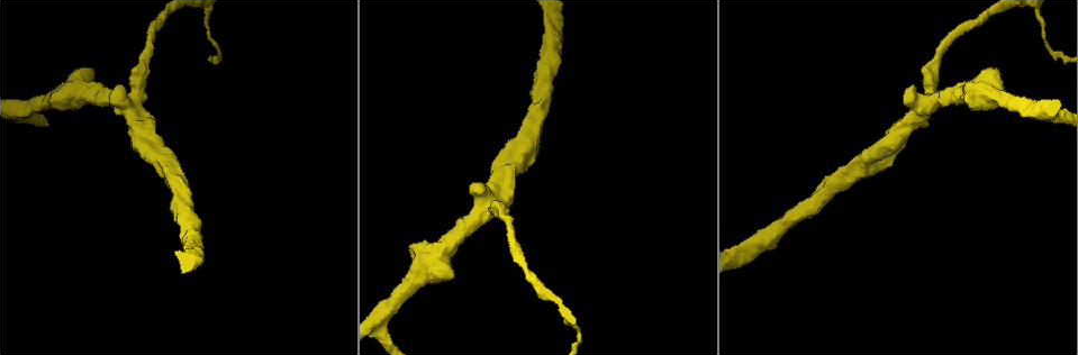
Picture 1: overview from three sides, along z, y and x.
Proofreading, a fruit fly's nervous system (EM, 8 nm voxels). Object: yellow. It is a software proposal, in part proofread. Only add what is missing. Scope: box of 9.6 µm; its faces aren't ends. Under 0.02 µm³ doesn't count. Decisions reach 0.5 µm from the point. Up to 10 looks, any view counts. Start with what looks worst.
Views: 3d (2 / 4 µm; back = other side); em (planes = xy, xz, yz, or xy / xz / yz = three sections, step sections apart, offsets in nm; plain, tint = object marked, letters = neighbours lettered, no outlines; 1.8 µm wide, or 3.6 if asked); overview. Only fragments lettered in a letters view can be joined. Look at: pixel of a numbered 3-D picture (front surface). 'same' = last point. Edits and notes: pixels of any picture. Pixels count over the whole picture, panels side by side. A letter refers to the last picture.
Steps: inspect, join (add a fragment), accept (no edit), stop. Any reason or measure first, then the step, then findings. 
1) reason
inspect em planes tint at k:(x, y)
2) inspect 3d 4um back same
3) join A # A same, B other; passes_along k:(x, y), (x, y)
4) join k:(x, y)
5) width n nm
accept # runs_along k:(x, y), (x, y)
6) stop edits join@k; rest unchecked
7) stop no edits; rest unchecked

three-way junction
inspect em planes tint at 1:(19, 111)

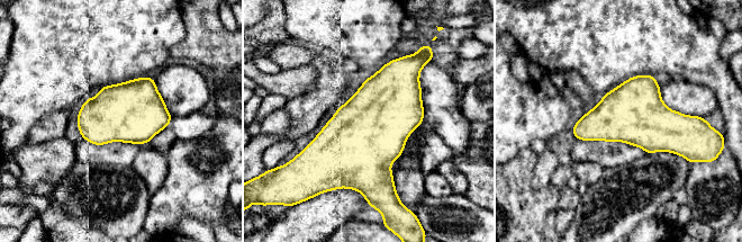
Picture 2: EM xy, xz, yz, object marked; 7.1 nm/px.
inspect em planes letters same

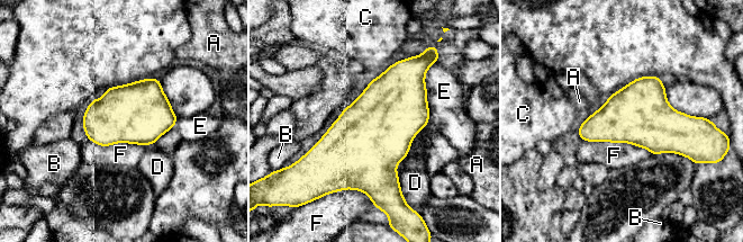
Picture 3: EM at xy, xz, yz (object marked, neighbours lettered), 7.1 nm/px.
width 440 nm
accept # A other, B other, C other, D other, E other, F other; border 3:(581, 139), (630, 142), (653, 154); none of them fits

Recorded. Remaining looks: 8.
sharp bend
inspect em planes letters at 1:(125, 107)

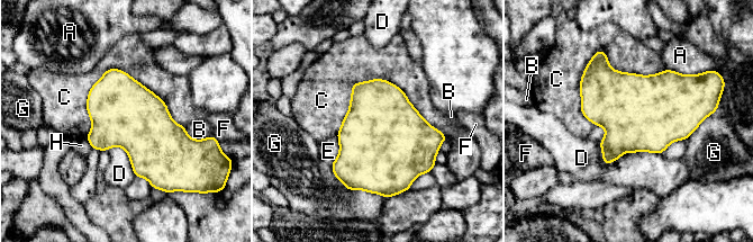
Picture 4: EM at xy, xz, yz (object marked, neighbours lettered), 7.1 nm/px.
width 480 nm
accept # A other, B other, C other, D other, E other, F other, G other, H other; border 4:(598, 142), (605, 163), (661, 153); no lettered fragment goes on from it

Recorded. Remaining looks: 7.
an open end
inspect 3d 4um at 1:(999, 74)

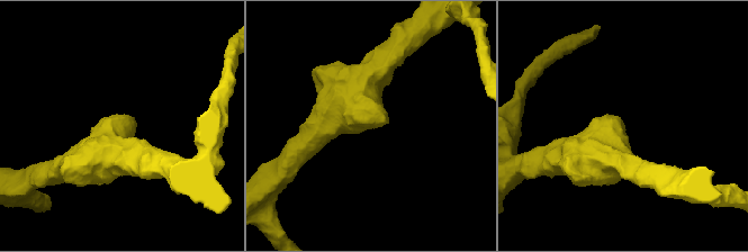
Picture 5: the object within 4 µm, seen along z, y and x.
inspect em 3.6um planes tint at 5:(620, 121)

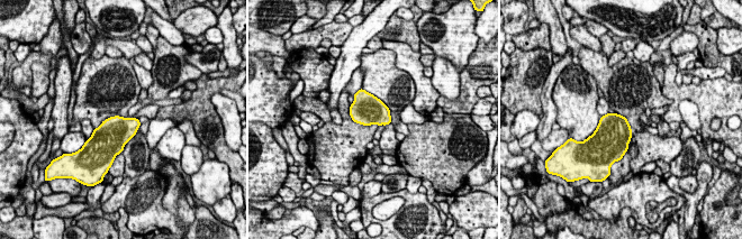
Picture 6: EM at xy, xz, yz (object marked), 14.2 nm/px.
inspect em 3.6um planes letters same

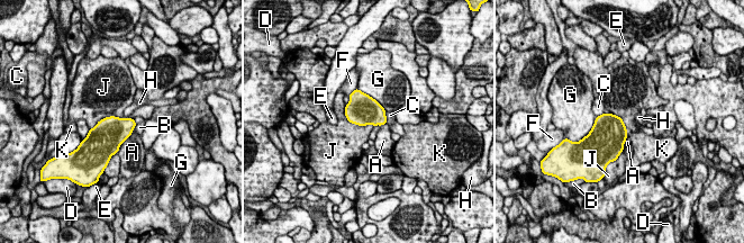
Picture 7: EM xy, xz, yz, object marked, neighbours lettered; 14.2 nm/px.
accept # A other, B other, C other, D other, E other, F other, G other, H other, J other, K other; border 7:(345, 105), (350, 122), (373, 125); no lettered fragment goes on from it

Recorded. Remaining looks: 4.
calibre changes
inspect 3d 2um at 1:(1037, 17)

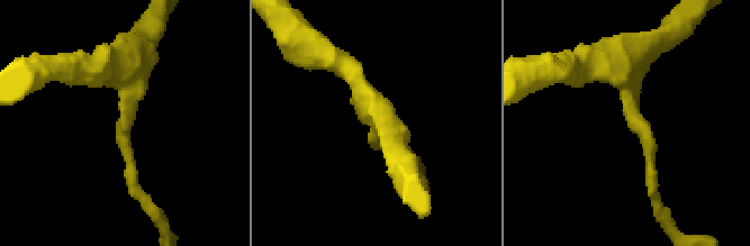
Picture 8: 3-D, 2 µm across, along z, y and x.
shape alone is not enough
inspect em planes letters at 8:(635, 124)

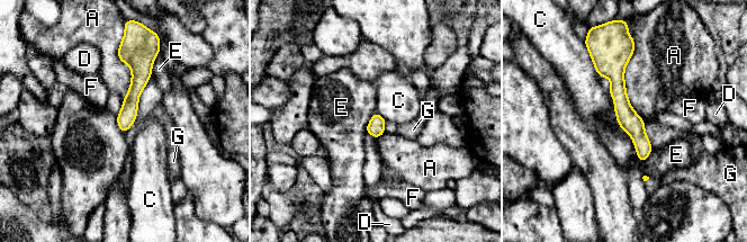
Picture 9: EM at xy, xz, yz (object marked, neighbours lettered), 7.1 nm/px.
width 130 nm
accept # A other, C other, D other, E other, F other, G other; runs_along 9:(622, 54), (618, 92), (642, 158); no lettered fragment goes on from it

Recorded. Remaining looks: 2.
stop no edits; rest unchecked

